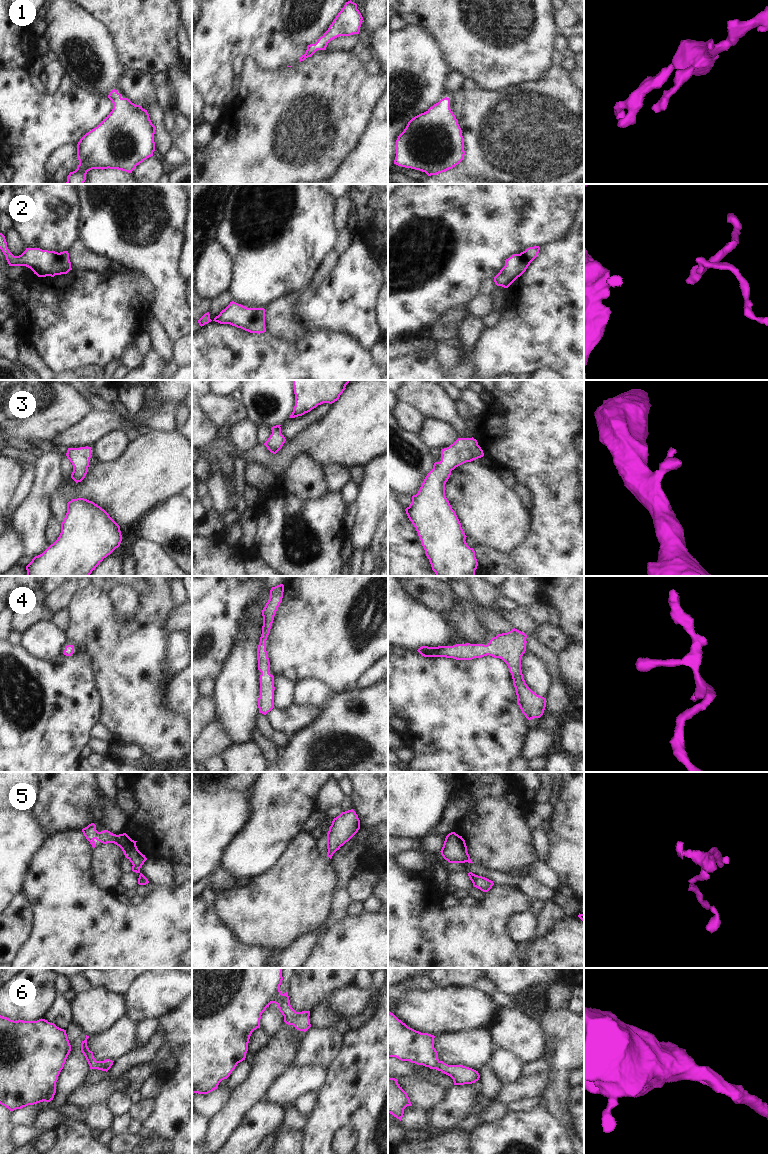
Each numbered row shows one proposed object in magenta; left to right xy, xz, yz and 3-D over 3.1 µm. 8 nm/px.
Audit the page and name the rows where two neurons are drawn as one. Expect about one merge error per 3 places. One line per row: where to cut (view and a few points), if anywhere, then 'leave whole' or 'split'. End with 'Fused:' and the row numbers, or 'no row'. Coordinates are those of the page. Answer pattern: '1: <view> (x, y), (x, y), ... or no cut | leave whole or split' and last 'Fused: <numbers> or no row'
1: no cut | leave whole
2: no cut | leave whole
3: no cut | leave whole
4: no cut | leave whole
5: no cut | leave whole
6: no cut | leave whole
Fused: no row

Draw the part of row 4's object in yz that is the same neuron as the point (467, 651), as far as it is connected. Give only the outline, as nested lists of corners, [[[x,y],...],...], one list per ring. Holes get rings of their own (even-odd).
[[[517,629],[493,637],[487,645],[456,644],[453,646],[422,646],[417,651],[424,657],[446,657],[472,660],[484,656],[502,659],[508,666],[516,690],[517,704],[530,721],[540,718],[546,707],[546,698],[537,695],[525,683],[521,671],[521,658],[526,651],[527,635]]]

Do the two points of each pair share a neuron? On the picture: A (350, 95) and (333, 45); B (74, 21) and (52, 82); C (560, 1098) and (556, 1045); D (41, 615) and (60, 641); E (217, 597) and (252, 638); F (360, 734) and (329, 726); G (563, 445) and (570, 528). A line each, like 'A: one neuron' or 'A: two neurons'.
A: two neurons
B: two neurons
C: one neuron
D: two neurons
E: two neurons
F: one neuron
G: one neuron

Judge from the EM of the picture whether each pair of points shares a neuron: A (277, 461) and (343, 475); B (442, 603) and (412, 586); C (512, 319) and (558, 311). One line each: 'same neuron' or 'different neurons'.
A: different neurons
B: same neuron
C: same neuron

